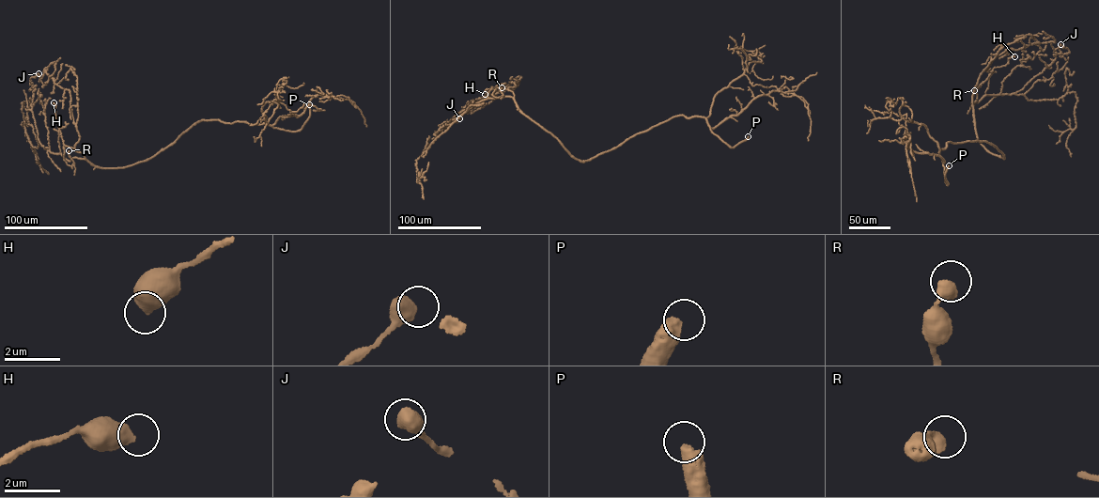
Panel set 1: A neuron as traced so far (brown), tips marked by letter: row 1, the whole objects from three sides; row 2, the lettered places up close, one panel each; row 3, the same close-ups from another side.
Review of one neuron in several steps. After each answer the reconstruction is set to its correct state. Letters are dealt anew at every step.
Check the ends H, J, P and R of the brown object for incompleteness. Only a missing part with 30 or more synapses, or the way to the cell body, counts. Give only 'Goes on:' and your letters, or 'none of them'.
Goes on: P

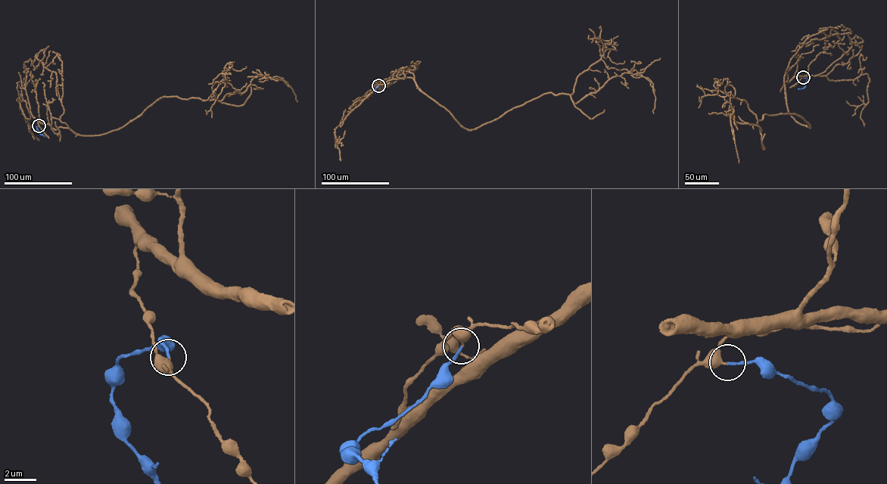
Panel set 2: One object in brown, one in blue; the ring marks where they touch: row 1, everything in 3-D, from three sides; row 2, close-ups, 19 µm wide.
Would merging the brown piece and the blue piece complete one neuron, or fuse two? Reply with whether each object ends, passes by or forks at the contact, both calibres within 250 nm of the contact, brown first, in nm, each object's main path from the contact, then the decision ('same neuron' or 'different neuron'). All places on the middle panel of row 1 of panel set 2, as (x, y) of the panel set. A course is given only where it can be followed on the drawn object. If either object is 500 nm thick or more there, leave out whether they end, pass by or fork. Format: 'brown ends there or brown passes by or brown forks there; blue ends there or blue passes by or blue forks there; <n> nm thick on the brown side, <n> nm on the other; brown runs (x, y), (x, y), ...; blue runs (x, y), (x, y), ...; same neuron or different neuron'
brown passes by; blue ends there; 280 nm thick on the brown side, 140 nm on the other; brown runs (378, 85), (413, 79), (469, 130), (547, 93), (569, 94), (576, 103), (627, 72), (653, 83), (653, 113); blue runs (378, 85), (373, 90), (375, 92), (383, 89); same neuron

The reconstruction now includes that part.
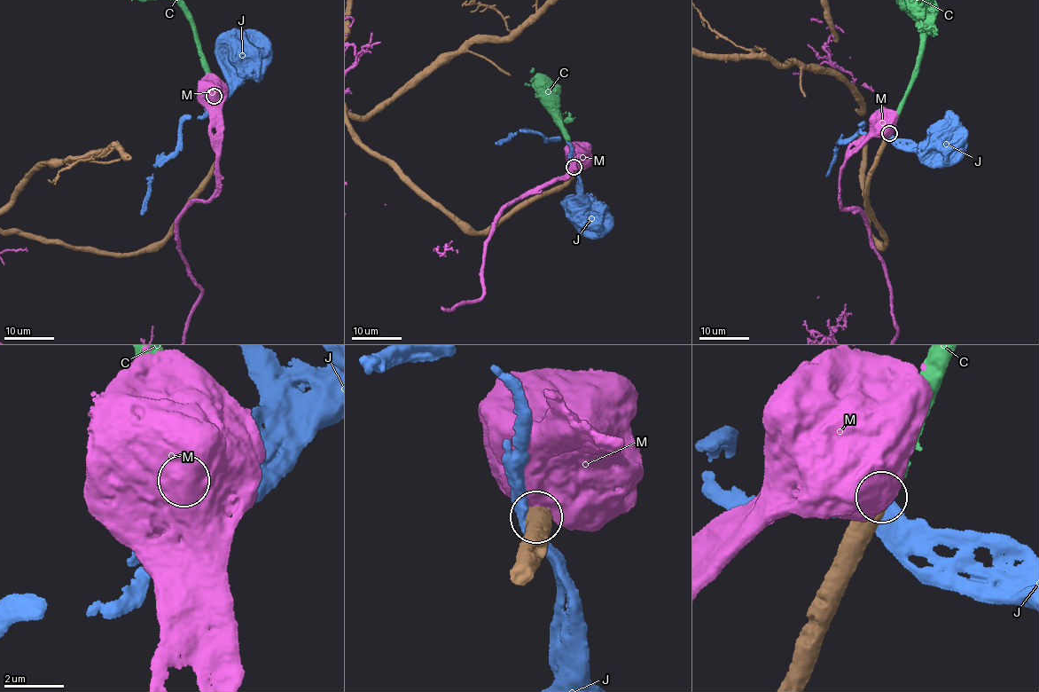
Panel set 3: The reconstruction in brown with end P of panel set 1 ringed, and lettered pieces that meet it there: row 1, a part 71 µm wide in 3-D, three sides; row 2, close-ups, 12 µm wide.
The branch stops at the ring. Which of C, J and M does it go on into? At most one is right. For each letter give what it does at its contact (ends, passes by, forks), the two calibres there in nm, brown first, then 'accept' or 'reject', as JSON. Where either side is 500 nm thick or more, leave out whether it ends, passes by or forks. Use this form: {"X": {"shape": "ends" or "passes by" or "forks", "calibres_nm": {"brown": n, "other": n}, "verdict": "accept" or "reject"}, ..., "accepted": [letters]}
{"C": {"calibres_nm": {"brown": 700, "other": 600}, "verdict": "accept"}, "J": {"calibres_nm": {"brown": 850, "other": 500}, "verdict": "reject"}, "M": {"calibres_nm": {"brown": 700, "other": 1050}, "verdict": "reject"}, "accepted": ["C"]}

